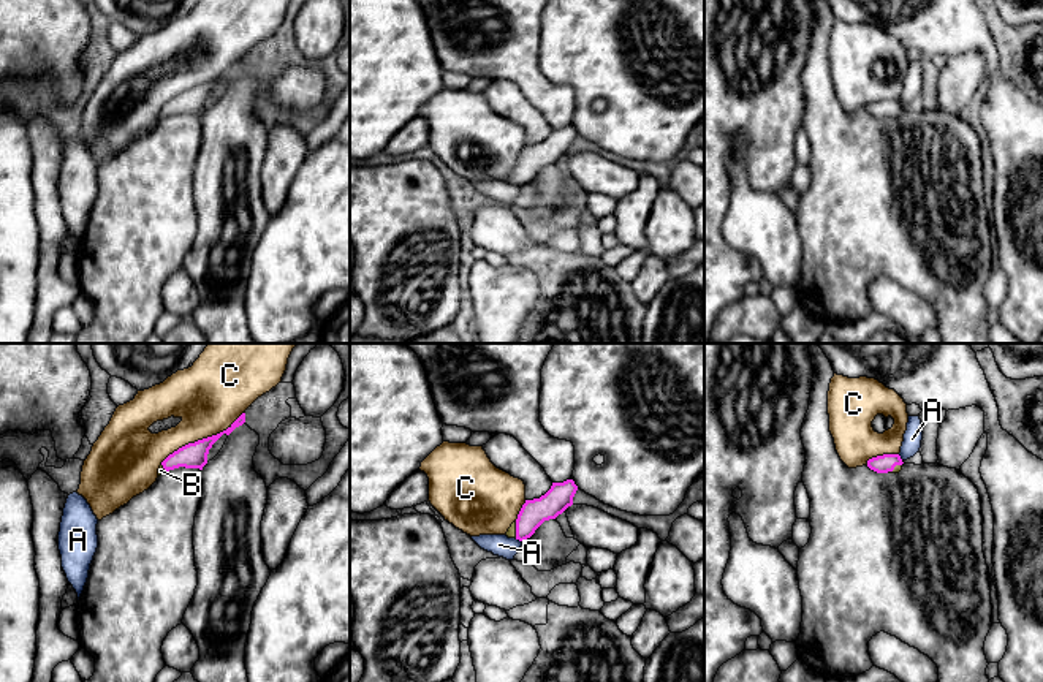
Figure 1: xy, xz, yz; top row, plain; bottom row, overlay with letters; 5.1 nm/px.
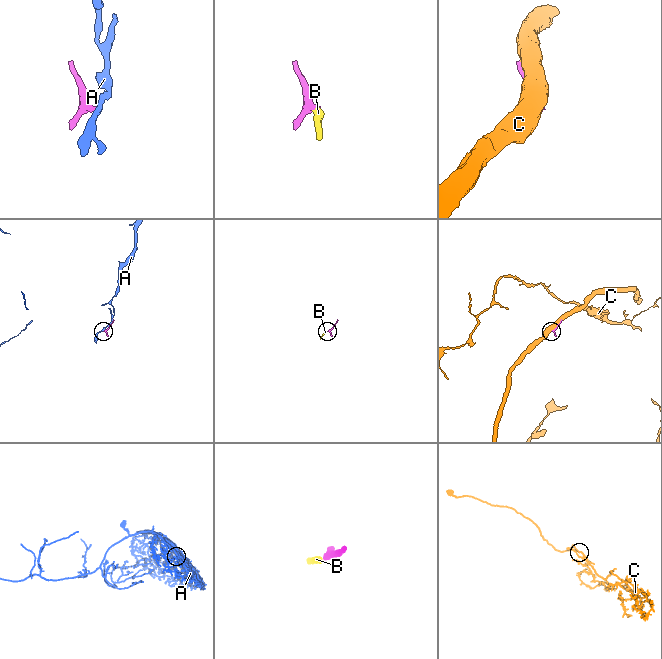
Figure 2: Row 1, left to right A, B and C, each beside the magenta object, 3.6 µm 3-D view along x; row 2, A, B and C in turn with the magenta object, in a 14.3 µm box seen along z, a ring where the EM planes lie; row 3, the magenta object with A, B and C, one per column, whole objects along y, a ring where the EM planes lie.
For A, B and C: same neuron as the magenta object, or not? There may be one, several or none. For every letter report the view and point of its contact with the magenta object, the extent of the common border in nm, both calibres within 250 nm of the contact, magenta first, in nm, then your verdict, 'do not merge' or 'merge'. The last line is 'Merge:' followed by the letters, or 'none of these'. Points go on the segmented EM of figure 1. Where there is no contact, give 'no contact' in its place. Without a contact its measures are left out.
A: contact xz (518, 538); length 40 nm; calibres 140 and 110 nm; do not merge
B: contact yz (893, 469); length 90 nm; calibres 100 and 40 nm; merge
C: contact xy (203, 439); length 500 nm; calibres 130 and 360 nm; do not merge
Merge: B

